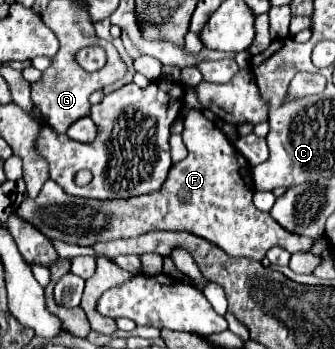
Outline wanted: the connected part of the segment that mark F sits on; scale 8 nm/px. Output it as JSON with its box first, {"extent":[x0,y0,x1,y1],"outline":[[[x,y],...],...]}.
{"extent":[16,109,314,261],"outline":[[[196,109],[186,111],[182,139],[188,149],[186,159],[174,163],[164,187],[150,195],[108,201],[82,199],[64,193],[54,181],[46,181],[40,195],[36,199],[26,199],[16,215],[30,221],[40,231],[42,219],[46,219],[46,237],[62,237],[62,241],[76,245],[140,237],[148,231],[188,231],[218,245],[232,257],[248,257],[256,261],[262,261],[266,251],[276,245],[290,253],[312,251],[314,239],[282,229],[270,213],[262,213],[254,207],[250,163],[238,153],[234,143],[230,143],[214,121],[206,119]]]}

